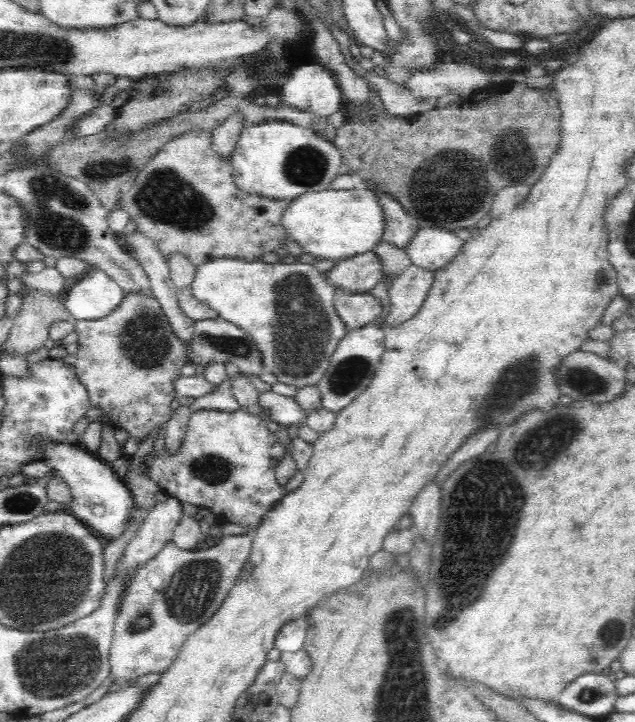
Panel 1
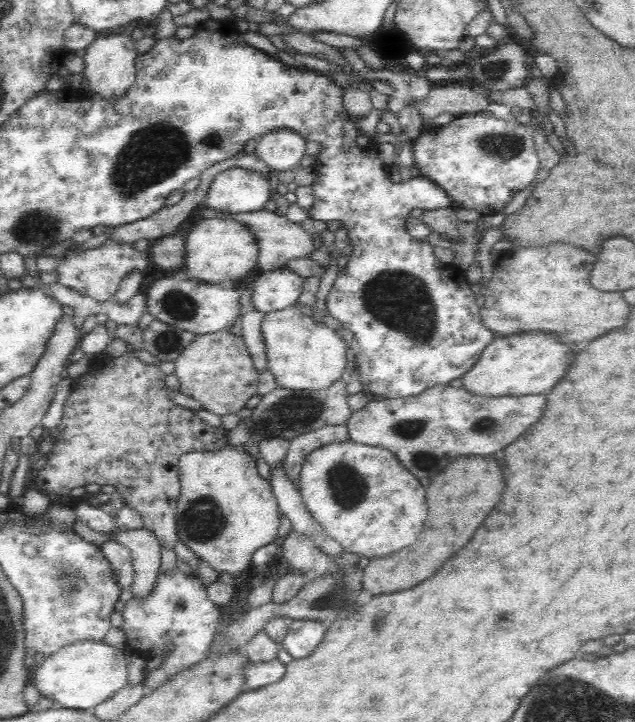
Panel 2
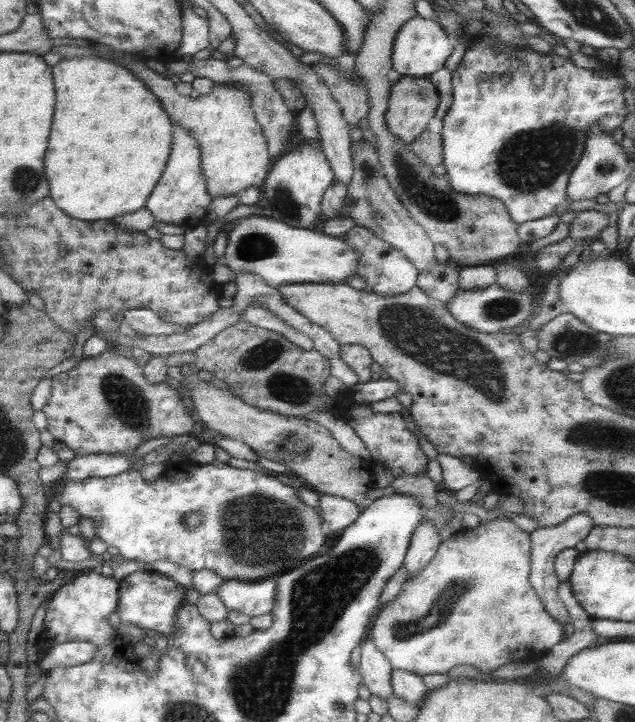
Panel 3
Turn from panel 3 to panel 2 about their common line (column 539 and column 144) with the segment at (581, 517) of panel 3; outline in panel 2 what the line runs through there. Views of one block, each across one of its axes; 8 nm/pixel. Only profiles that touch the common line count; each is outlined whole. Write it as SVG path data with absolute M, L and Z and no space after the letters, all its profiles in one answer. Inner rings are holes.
M142 526L116 533L114 542L125 546L132 556L135 571L130 596L136 600L148 600L160 574L163 549L158 539Z

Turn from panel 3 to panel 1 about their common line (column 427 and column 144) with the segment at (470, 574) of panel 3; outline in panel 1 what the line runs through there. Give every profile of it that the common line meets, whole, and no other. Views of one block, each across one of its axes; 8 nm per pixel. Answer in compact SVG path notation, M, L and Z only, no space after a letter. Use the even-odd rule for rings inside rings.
M251 534L227 535L209 550L195 551L180 550L172 541L168 541L164 543L162 550L156 556L136 565L125 584L120 608L115 618L110 648L112 677L124 680L143 674L164 672L171 665L172 659L175 658L186 636L212 618L212 615L220 608L250 555L252 541Z

